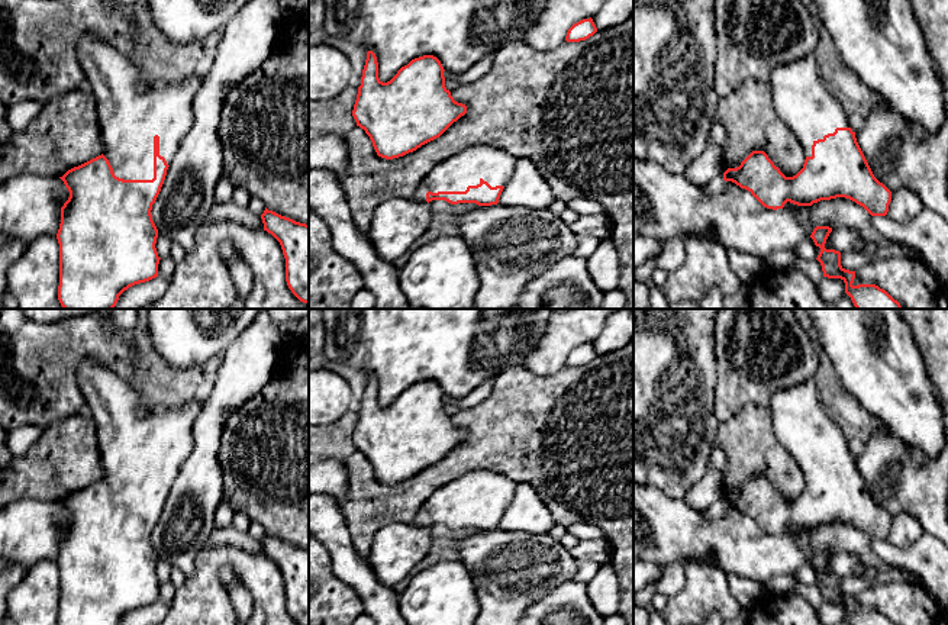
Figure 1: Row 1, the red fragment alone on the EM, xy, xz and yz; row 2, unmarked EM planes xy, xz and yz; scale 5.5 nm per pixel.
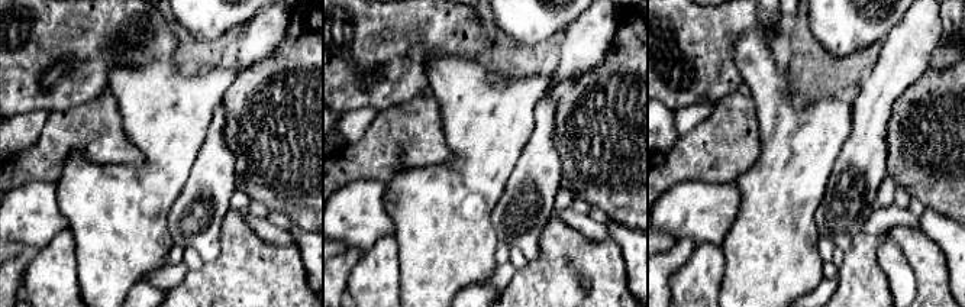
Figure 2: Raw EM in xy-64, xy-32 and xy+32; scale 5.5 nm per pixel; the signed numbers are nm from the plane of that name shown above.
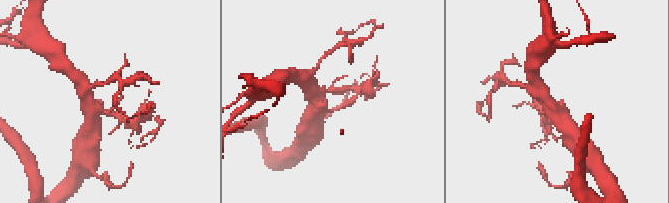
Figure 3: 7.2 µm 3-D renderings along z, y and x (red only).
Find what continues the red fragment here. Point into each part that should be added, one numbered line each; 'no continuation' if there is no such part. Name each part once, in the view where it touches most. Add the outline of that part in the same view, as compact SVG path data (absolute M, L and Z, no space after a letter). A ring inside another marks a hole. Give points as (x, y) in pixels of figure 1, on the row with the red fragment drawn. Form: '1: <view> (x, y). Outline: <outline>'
1: xy (131, 112). Outline: M87 33L77 44L80 68L91 86L97 104L97 120L103 138L103 155L116 177L123 180L154 178L154 136L159 136L159 155L170 165L183 138L193 125L193 99L201 84L196 74L175 83L149 84L139 67L112 45Z

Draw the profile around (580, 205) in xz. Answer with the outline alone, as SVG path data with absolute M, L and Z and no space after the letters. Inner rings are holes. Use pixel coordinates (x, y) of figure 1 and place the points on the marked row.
M575 197L568 200L567 207L578 215L604 215L604 209L600 203L586 197Z

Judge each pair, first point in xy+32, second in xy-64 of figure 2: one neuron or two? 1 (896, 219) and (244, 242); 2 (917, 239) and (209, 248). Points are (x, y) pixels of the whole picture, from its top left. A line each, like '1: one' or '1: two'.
1: two
2: two

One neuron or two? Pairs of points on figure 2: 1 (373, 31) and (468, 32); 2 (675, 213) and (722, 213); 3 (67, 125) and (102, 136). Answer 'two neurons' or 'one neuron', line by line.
1: one neuron
2: one neuron
3: one neuron

